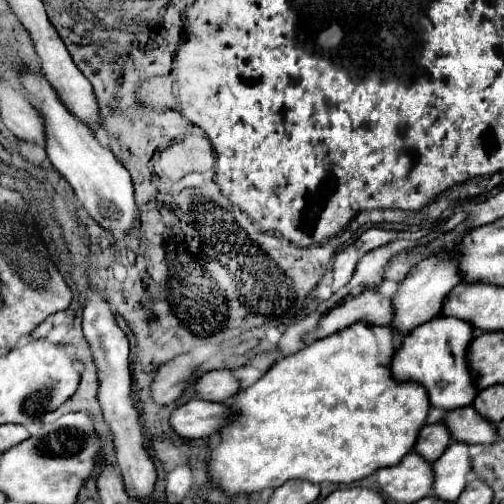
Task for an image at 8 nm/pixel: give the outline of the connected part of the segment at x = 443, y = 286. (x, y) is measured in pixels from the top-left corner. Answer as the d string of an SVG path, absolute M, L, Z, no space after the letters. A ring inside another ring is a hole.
M433 255L421 261L419 265L415 265L401 281L397 293L393 295L393 321L391 321L393 331L397 335L407 335L411 329L437 317L439 309L443 307L443 299L457 283L461 283L459 267L455 261L447 259L447 255Z

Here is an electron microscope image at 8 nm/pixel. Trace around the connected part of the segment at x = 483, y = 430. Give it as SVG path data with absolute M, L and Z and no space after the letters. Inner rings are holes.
M471 405L453 409L453 411L445 411L441 421L445 423L445 427L449 429L455 441L463 441L467 445L473 445L473 443L489 445L497 441L495 425L483 419Z

